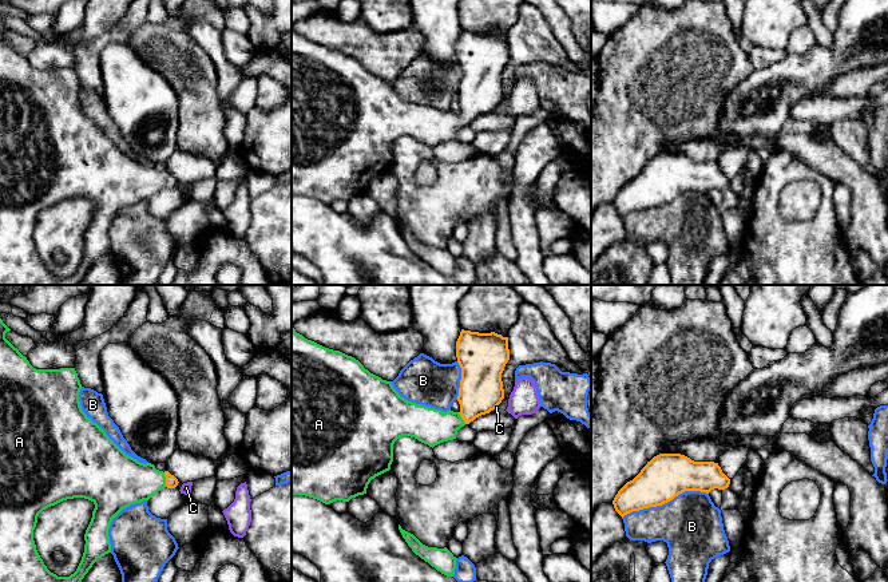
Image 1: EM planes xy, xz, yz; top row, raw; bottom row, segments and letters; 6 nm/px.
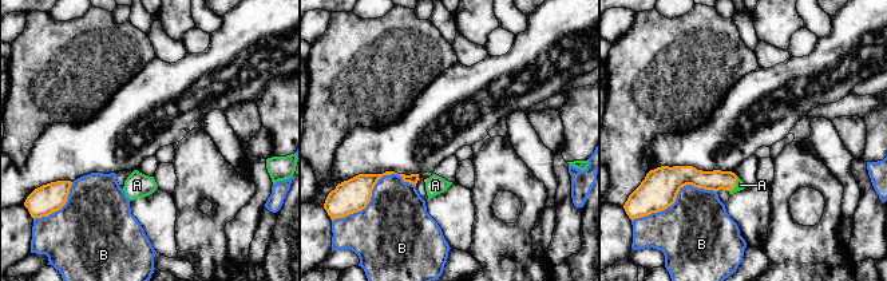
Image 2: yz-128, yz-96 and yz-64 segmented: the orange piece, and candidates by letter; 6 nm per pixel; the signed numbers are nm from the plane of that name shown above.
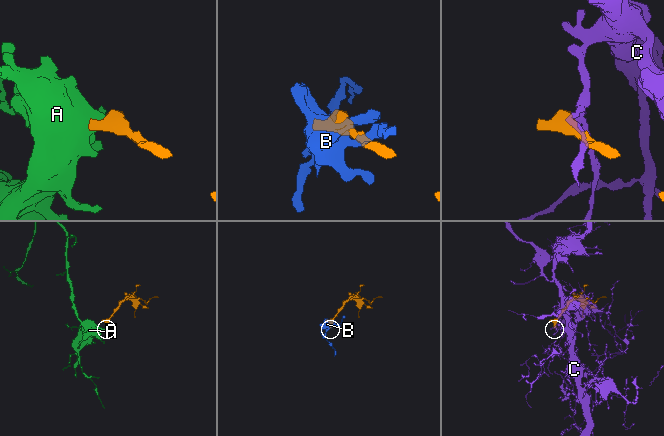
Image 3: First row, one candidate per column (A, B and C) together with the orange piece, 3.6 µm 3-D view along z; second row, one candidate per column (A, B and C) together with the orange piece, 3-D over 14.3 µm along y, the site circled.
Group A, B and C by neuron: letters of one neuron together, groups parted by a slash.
A / B / C

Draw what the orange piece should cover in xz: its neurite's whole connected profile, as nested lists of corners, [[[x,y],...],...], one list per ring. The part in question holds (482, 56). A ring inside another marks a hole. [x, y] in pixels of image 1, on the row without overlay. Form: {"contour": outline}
{"contour": [[[292,25],[292,195],[305,195],[325,205],[349,202],[366,194],[370,181],[391,170],[397,139],[411,136],[433,149],[456,139],[461,127],[493,111],[504,99],[502,74],[510,60],[508,37],[461,29],[456,58],[461,68],[457,96],[460,111],[443,112],[405,100],[391,82],[370,74],[354,58],[305,39]]]}

